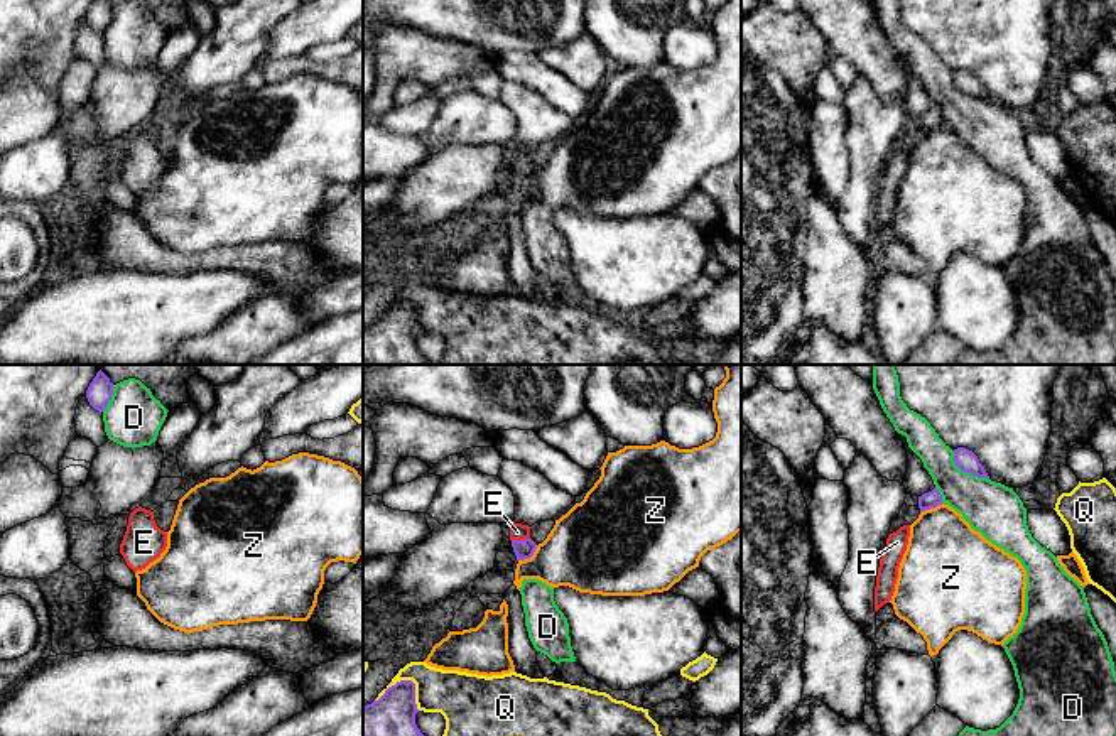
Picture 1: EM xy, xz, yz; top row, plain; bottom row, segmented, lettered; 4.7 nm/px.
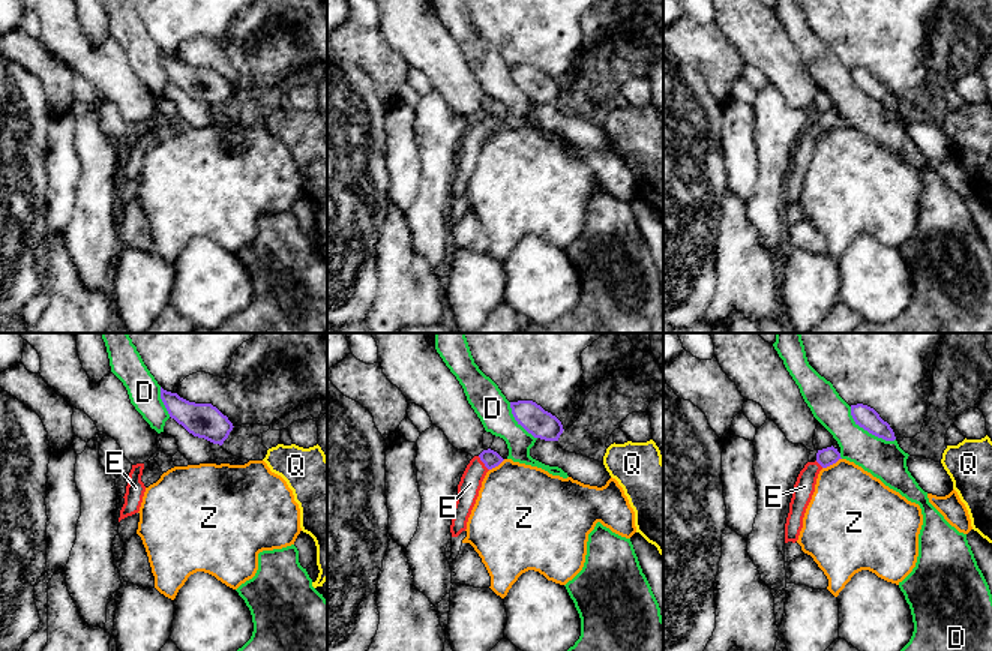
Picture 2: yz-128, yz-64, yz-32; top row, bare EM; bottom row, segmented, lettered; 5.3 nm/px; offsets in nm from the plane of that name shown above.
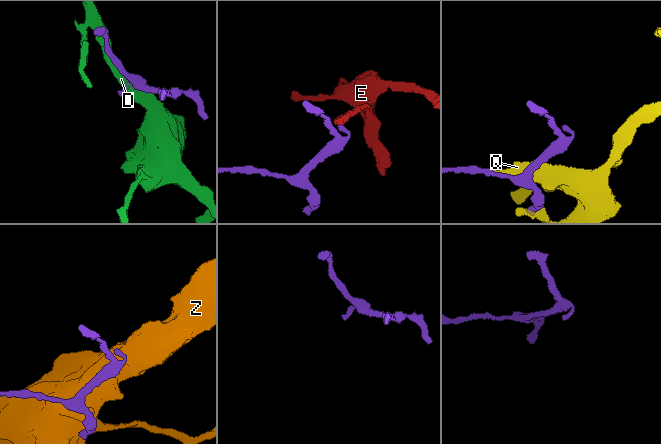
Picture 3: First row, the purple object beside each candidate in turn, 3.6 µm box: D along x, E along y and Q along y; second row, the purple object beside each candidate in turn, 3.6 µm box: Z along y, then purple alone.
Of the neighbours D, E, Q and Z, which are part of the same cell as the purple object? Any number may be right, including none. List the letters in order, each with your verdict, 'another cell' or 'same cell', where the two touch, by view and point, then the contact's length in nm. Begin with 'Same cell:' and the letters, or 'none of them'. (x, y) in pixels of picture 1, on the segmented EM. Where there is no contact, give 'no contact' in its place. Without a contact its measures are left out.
Same cell: E
D: another cell; contact yz (966, 471); length 220 nm
E: same cell; contact xz (520, 541); length 90 nm
Q: another cell; contact xz (407, 681); length 220 nm
Z: another cell; contact xz (529, 557); length 120 nm

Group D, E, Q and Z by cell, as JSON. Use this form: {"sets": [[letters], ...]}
{"sets": [["D"], ["E"], ["Q"], ["Z"]]}

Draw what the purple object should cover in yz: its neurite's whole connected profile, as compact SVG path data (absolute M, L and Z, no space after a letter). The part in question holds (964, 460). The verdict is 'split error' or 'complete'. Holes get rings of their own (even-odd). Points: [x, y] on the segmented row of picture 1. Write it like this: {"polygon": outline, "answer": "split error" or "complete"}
{"polygon": "M966 447L954 449L954 463L964 473L989 479L984 466L979 463L978 456Z", "answer": "complete"}

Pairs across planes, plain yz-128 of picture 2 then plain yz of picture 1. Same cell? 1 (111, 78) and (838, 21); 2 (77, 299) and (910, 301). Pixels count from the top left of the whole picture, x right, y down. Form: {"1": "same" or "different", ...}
{"1": "same", "2": "different"}

